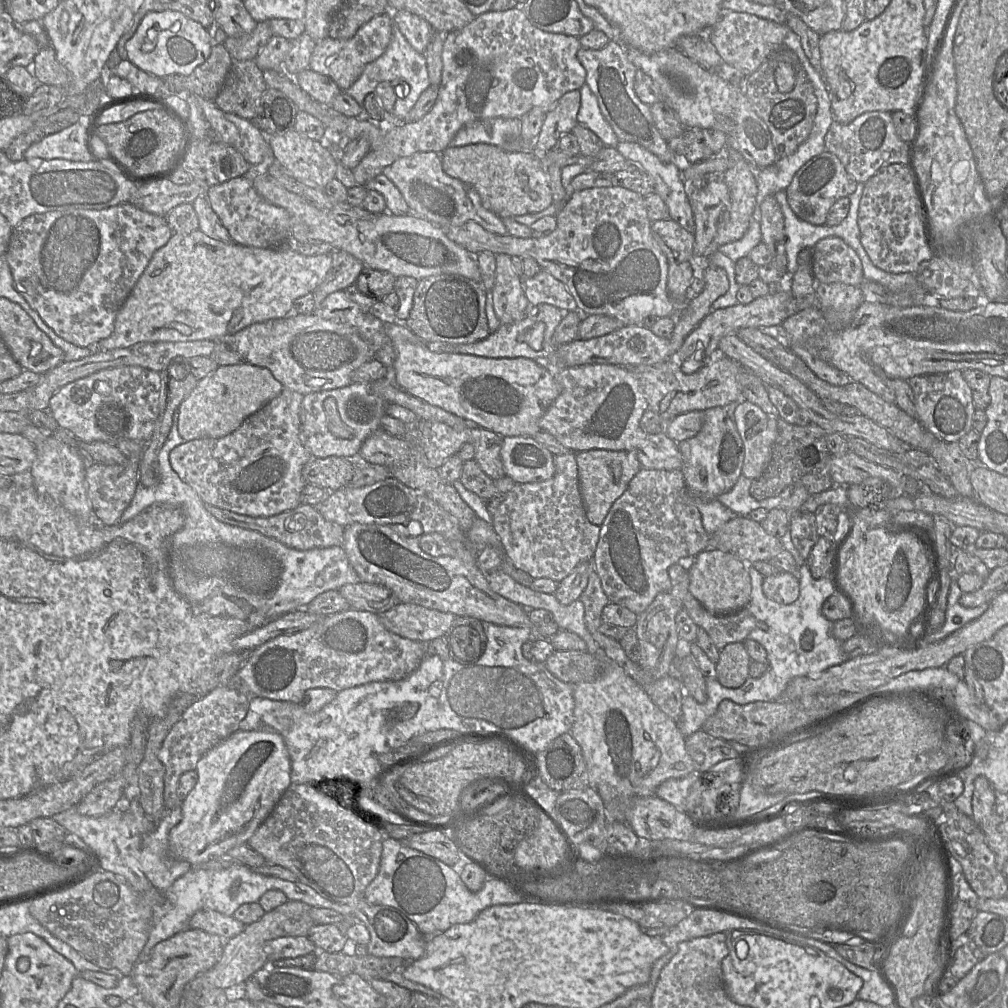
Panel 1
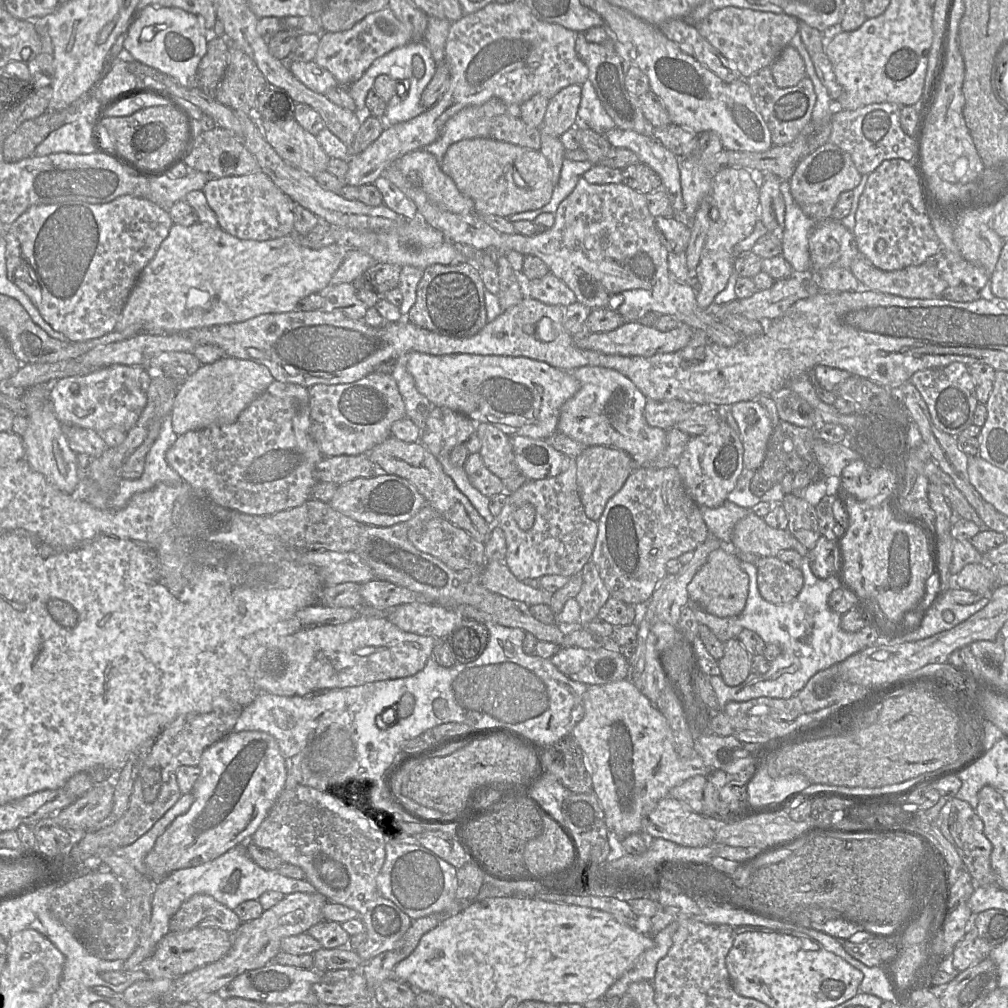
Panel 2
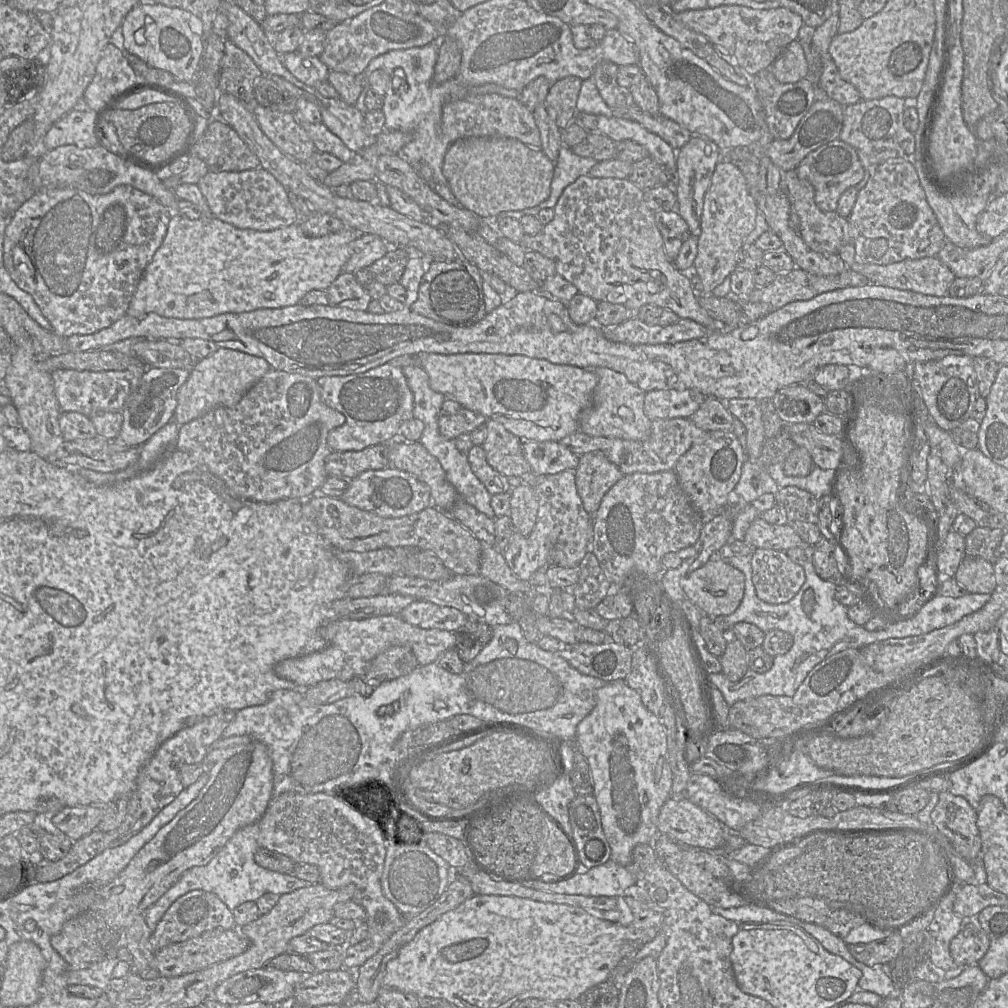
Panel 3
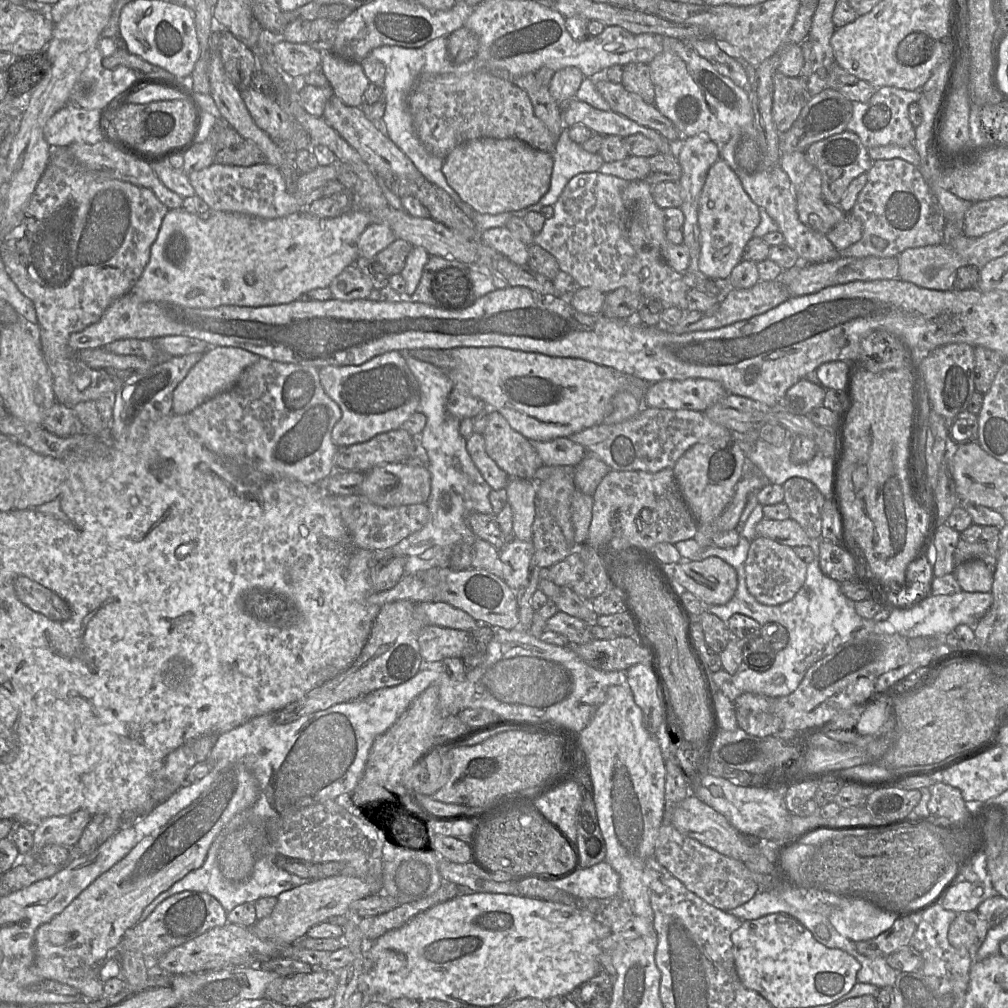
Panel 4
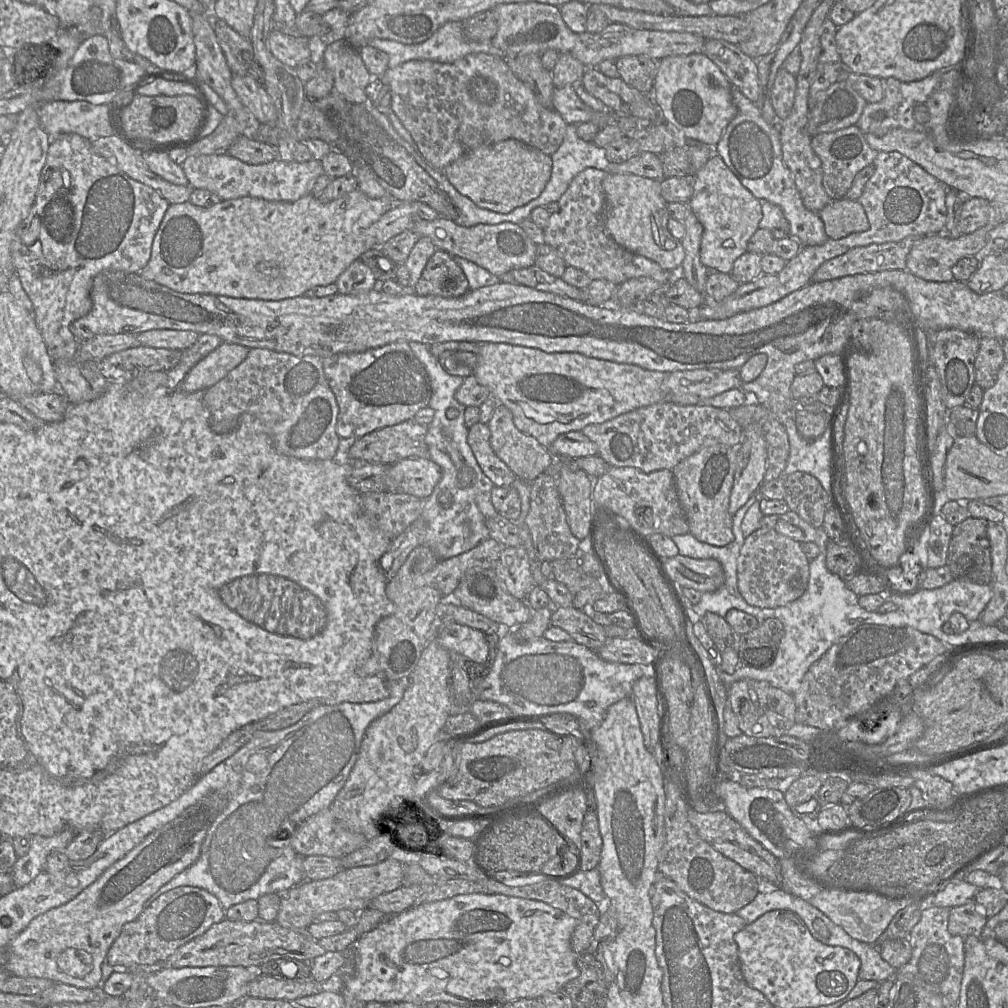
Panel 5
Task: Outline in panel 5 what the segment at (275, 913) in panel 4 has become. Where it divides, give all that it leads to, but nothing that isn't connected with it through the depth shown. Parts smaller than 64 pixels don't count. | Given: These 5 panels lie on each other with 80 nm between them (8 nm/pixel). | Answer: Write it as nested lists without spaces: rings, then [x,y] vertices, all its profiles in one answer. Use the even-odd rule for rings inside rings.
[[[388,858],[385,861],[382,861],[378,864],[372,865],[372,866],[362,866],[362,867],[356,867],[356,868],[349,868],[349,869],[344,869],[341,872],[339,872],[338,874],[336,874],[335,876],[328,878],[328,879],[323,879],[323,880],[306,880],[303,883],[285,891],[285,892],[279,892],[279,893],[270,893],[270,894],[281,894],[281,906],[280,906],[280,910],[279,913],[277,915],[277,918],[275,920],[275,922],[284,927],[284,928],[289,928],[289,929],[293,929],[293,930],[298,930],[298,931],[306,931],[307,928],[313,924],[314,922],[316,922],[317,917],[324,913],[324,912],[338,912],[342,909],[349,909],[352,910],[354,912],[360,913],[361,911],[363,911],[364,909],[366,909],[367,907],[369,907],[370,902],[382,895],[382,894],[386,894],[389,892],[392,892],[398,888],[400,888],[401,886],[403,886],[404,883],[404,864],[401,863],[400,861],[393,859],[393,858]]]

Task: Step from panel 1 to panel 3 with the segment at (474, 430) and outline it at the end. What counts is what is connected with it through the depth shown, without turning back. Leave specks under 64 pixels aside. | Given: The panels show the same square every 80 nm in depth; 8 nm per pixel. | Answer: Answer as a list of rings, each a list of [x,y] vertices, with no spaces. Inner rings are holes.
[[[487,419],[484,425],[486,427],[486,438],[481,446],[485,451],[488,464],[508,478],[531,472],[530,464],[523,453],[522,440],[495,420]]]

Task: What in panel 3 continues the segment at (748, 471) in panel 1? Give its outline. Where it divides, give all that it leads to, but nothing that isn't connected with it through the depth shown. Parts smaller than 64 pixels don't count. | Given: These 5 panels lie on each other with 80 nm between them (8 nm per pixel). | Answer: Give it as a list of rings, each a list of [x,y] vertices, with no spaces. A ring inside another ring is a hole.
[[[730,399],[725,404],[746,428],[746,459],[757,461],[766,440],[761,403],[755,399]]]

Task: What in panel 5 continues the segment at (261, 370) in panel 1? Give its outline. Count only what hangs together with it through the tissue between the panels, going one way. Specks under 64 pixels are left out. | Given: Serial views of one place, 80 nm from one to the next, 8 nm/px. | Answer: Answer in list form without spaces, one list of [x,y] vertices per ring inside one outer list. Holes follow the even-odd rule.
[[[222,342],[193,366],[178,388],[192,393],[212,387],[243,362],[248,352],[243,345]]]

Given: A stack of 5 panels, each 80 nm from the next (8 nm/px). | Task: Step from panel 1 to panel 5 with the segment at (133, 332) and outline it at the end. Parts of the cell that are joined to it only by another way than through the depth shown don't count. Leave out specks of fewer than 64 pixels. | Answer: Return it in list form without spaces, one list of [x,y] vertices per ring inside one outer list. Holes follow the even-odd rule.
[[[358,188],[327,203],[319,201],[316,196],[310,193],[294,202],[267,201],[260,198],[242,197],[219,201],[209,207],[195,206],[189,201],[170,204],[154,236],[150,259],[139,273],[148,280],[155,281],[177,292],[189,294],[204,293],[260,300],[283,300],[302,296],[306,291],[316,286],[326,286],[334,283],[352,262],[359,259],[363,253],[372,248],[369,242],[369,228],[394,205],[395,201],[390,195],[374,199],[365,195]]]

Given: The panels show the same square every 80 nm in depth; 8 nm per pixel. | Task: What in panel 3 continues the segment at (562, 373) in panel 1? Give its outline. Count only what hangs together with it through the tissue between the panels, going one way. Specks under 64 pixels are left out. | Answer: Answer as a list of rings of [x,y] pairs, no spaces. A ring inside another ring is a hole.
[[[605,367],[585,368],[592,369],[598,377],[591,404],[583,411],[580,417],[579,431],[594,437],[621,438],[627,440],[645,440],[651,433],[652,421],[644,412],[645,393],[641,388],[631,383],[627,377],[619,372]]]

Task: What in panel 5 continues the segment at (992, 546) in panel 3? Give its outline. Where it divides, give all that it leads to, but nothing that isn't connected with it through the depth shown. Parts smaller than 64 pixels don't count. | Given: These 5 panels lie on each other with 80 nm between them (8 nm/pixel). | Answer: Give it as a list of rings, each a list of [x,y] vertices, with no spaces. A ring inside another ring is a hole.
[[[972,516],[953,526],[948,548],[946,567],[954,579],[968,578],[973,582],[989,585],[992,577],[990,544],[987,537],[987,520]]]

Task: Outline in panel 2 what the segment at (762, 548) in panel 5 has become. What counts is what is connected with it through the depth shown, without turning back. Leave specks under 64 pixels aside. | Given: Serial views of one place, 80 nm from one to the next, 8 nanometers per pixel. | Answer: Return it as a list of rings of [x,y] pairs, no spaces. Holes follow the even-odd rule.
[[[776,556],[760,557],[755,565],[758,589],[766,601],[782,605],[800,593],[804,578],[799,568],[791,567]]]

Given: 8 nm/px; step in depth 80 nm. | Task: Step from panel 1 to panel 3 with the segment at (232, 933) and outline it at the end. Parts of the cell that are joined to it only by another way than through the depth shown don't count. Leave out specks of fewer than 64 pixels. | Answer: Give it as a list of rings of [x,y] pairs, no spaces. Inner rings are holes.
[[[193,890],[175,900],[157,923],[150,936],[153,952],[163,947],[197,937],[215,929],[233,929],[235,921],[230,910],[215,894],[203,890]]]

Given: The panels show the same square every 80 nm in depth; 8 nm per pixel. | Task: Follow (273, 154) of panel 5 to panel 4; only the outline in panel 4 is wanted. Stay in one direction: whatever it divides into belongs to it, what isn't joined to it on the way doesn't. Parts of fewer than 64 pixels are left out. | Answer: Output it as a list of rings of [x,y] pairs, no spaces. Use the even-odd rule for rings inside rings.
[[[222,119],[212,131],[209,140],[214,150],[214,163],[232,166],[252,166],[266,162],[262,151],[243,138]]]

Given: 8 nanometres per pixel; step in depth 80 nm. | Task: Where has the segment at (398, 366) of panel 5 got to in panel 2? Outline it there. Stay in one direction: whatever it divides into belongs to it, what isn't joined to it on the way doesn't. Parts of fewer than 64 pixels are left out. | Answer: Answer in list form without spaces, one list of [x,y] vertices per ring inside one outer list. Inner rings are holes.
[[[372,372],[346,384],[309,388],[310,433],[323,456],[360,455],[391,435],[392,424],[406,417],[405,403],[391,374]]]

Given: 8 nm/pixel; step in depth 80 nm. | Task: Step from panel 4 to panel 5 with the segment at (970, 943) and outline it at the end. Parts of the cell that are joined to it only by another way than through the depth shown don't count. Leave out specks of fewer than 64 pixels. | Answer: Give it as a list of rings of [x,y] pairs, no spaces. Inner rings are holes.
[[[971,900],[950,909],[948,931],[952,935],[980,937],[988,918],[981,906]]]

